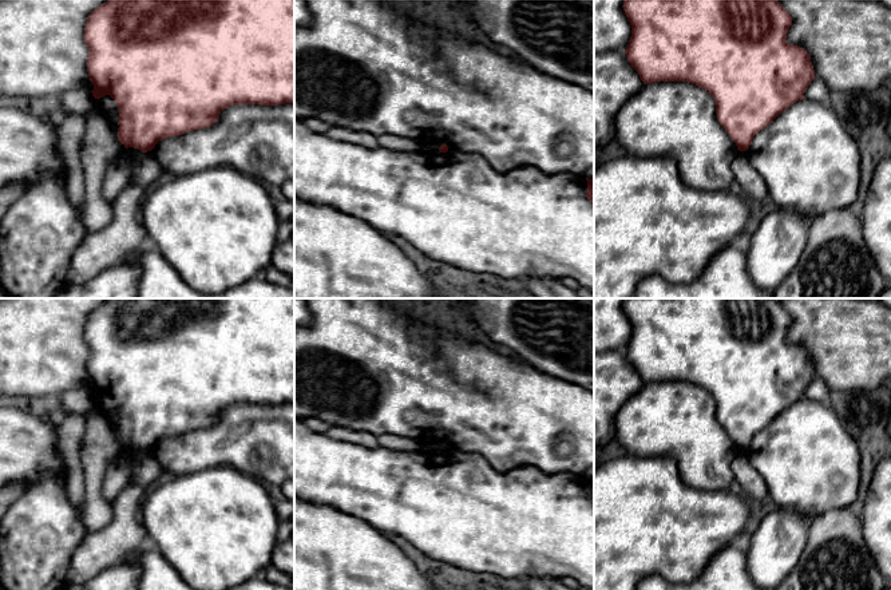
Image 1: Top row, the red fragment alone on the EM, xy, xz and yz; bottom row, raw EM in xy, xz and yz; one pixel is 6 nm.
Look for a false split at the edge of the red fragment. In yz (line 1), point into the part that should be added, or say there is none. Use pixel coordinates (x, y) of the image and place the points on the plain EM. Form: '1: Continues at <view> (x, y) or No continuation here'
1: No continuation here

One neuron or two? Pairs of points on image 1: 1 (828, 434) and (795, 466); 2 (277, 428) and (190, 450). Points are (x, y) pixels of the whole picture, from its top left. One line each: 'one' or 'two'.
1: one
2: one

